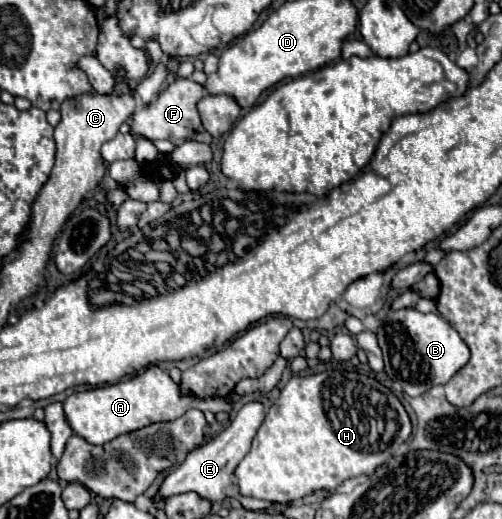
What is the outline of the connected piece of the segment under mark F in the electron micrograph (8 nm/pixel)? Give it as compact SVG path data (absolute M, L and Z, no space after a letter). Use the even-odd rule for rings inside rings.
M176 79L166 91L162 91L156 101L152 101L150 105L138 109L132 119L130 119L130 127L134 133L154 141L154 139L168 139L170 143L174 143L176 147L182 145L184 141L192 139L192 141L202 141L202 143L212 143L212 135L202 127L196 103L206 95L204 87L190 81L190 79Z

